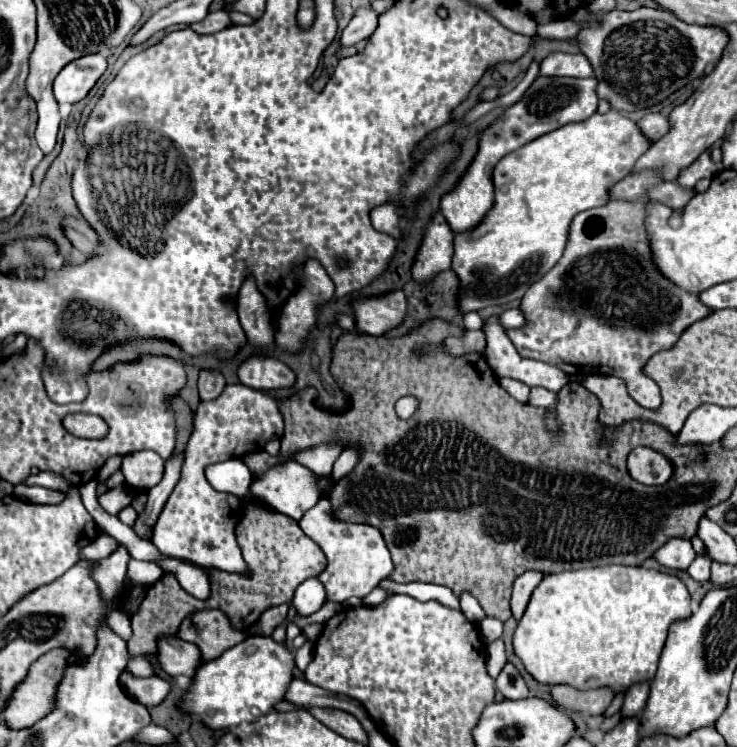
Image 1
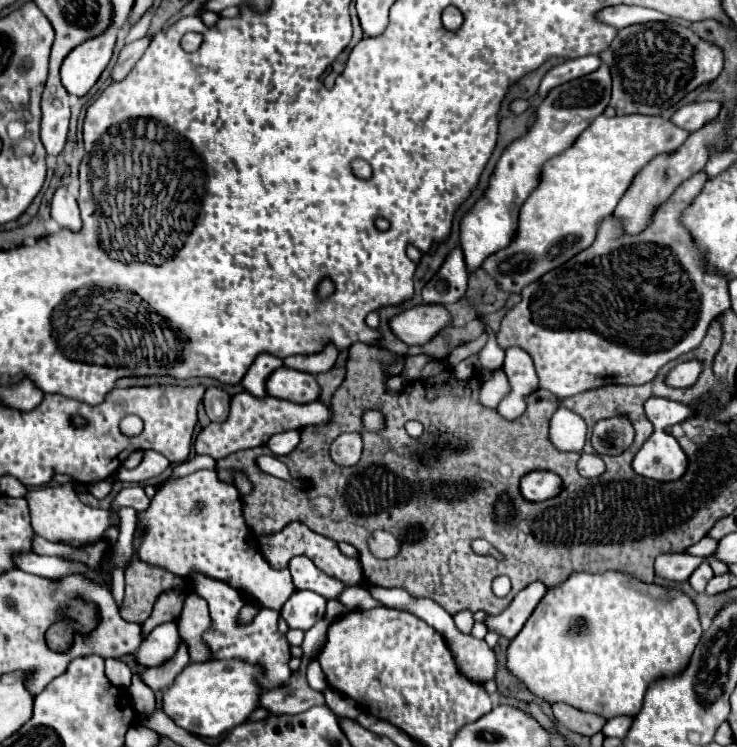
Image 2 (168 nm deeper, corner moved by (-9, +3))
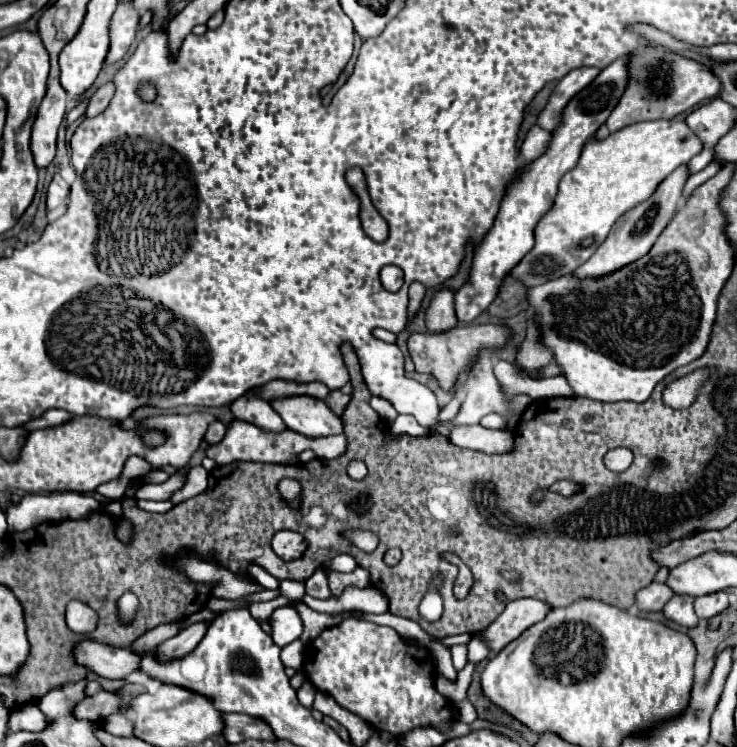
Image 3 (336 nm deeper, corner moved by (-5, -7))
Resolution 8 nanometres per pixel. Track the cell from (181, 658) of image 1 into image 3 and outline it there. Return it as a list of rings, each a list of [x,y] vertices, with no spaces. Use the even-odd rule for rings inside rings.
[[[86,638],[74,646],[74,660],[102,678],[126,678],[138,670],[140,658],[126,648],[114,648]]]

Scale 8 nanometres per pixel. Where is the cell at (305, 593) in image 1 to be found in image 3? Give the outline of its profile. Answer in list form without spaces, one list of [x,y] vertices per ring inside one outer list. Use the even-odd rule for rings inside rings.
[[[284,606],[284,608],[276,608],[270,616],[270,628],[272,628],[272,640],[276,646],[284,648],[286,644],[294,642],[300,638],[304,626],[302,620],[298,616],[298,612],[292,606]]]

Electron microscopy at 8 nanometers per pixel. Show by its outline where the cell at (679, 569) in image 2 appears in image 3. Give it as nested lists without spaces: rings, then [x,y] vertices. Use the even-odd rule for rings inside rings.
[[[648,584],[646,588],[638,590],[636,594],[636,606],[640,612],[660,612],[664,602],[672,598],[672,590],[666,584]]]

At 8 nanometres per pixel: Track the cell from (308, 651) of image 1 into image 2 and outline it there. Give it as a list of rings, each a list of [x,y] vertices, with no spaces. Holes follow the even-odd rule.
[[[312,660],[312,662],[308,664],[306,674],[308,674],[308,684],[314,686],[316,690],[324,690],[324,688],[328,686],[328,684],[326,684],[326,678],[324,678],[324,672],[322,672],[322,668],[320,668],[320,664],[318,664],[318,660]]]

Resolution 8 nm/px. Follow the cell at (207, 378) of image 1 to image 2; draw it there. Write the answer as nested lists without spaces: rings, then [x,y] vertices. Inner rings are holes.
[[[220,386],[206,388],[206,394],[204,394],[204,410],[206,410],[206,414],[208,414],[208,418],[212,422],[226,420],[228,408],[230,408],[230,396],[228,396],[226,390],[222,390]]]

